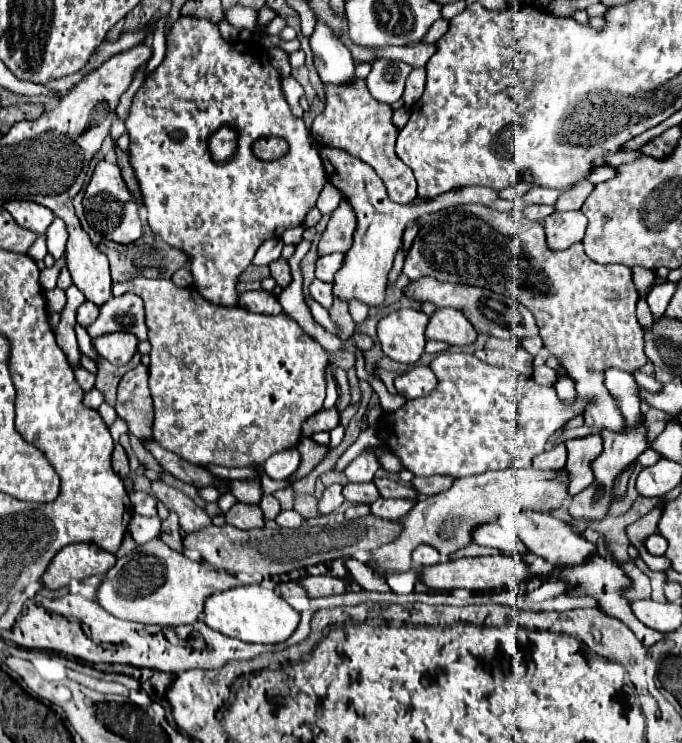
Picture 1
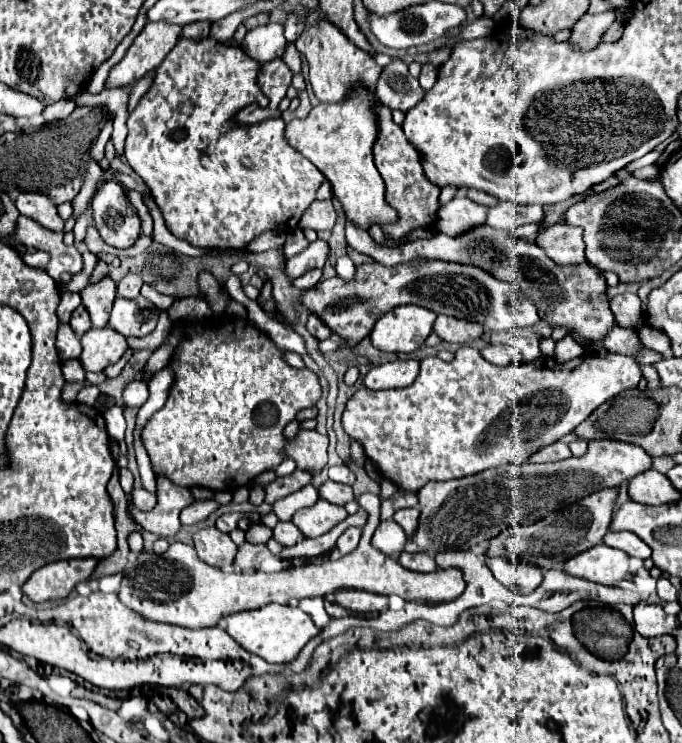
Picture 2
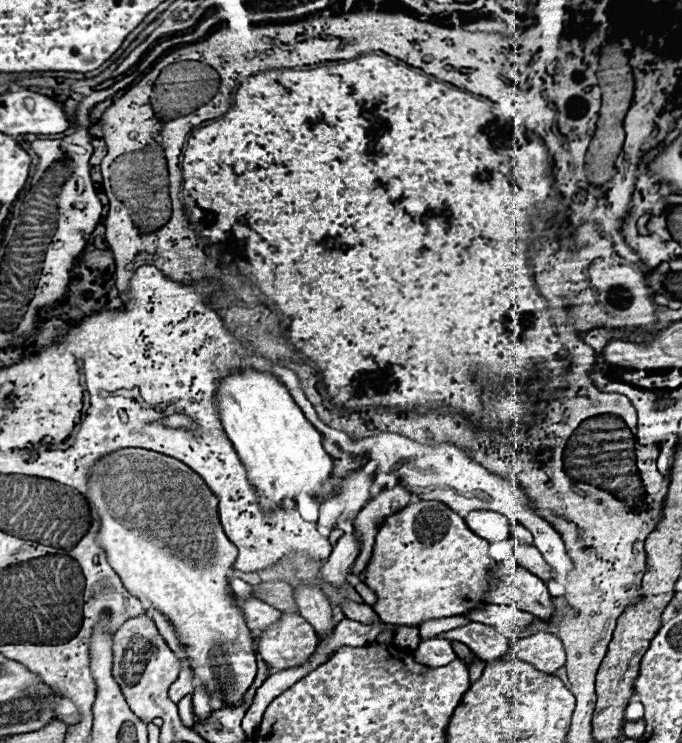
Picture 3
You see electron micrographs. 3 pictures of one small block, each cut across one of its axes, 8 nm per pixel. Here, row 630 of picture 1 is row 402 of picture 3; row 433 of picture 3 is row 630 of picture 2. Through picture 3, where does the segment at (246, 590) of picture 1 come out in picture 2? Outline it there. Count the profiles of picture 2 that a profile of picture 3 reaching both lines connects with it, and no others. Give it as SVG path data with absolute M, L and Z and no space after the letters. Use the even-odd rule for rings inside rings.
M268 604L258 610L246 610L224 616L226 632L248 652L264 658L266 662L292 662L304 644L318 634L318 626L298 606Z

